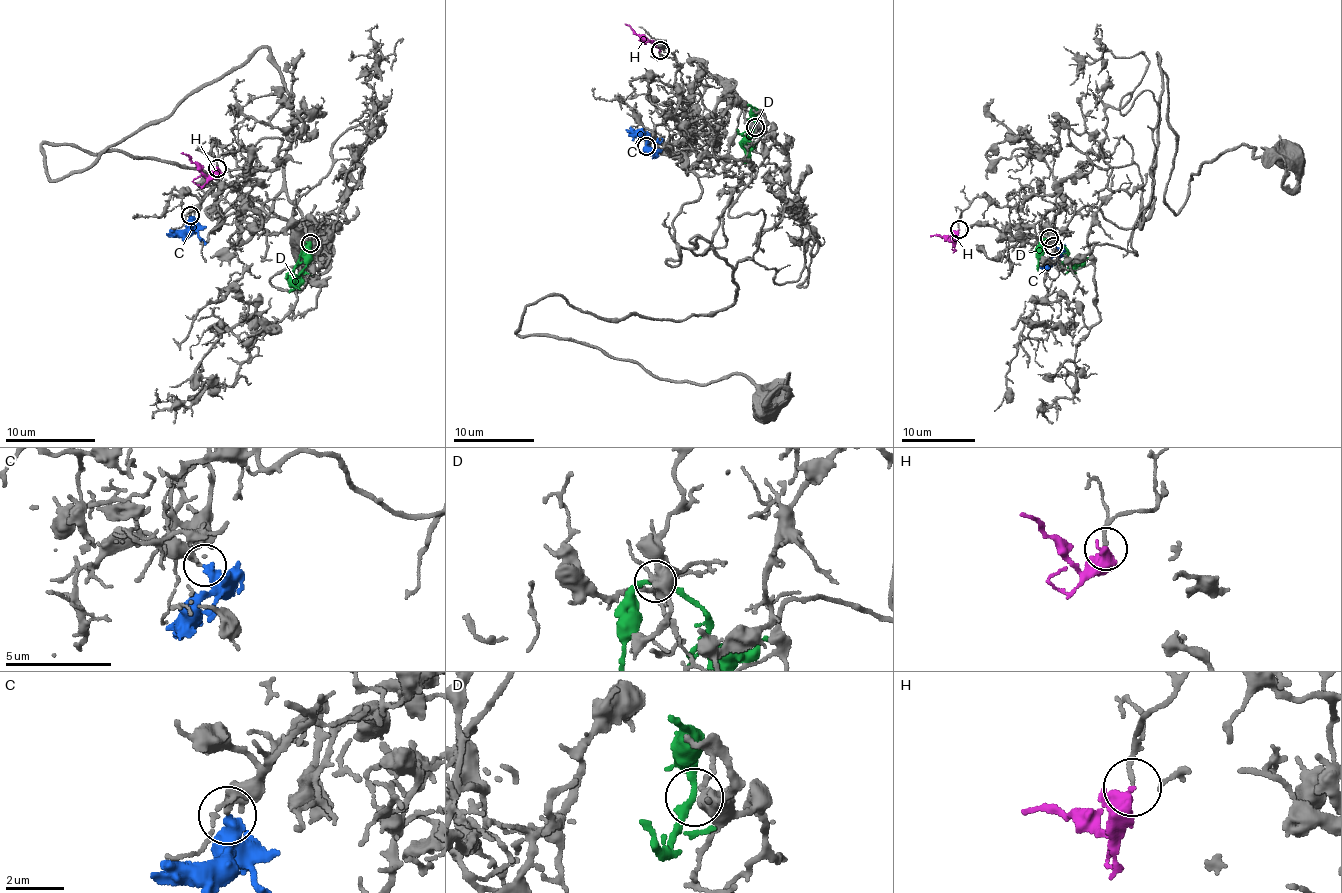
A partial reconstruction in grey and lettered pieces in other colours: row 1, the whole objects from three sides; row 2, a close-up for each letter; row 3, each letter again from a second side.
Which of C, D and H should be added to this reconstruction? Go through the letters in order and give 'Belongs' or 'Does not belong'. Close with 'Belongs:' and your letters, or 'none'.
C: Does not belong
D: Does not belong
H: Belongs
Belongs: H

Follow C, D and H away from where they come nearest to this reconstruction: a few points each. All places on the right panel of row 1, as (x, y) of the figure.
C: (1054, 246), (1054, 255), (1042, 271)
D: (1049, 238), (1065, 249), (1069, 260), (1083, 262), (1089, 257)
H: (959, 230), (950, 241), (940, 235), (930, 236)

